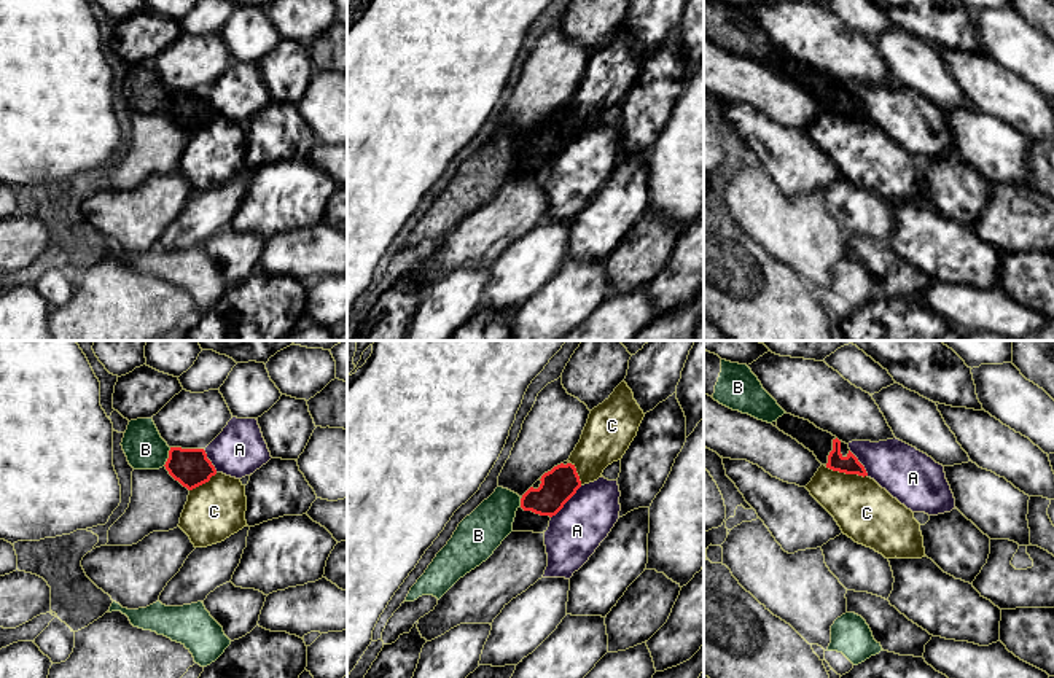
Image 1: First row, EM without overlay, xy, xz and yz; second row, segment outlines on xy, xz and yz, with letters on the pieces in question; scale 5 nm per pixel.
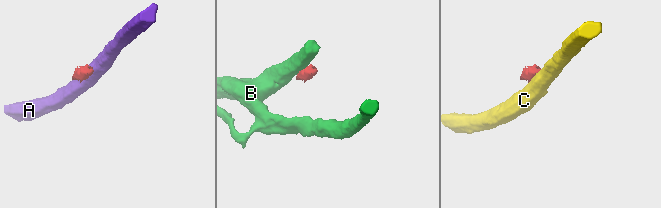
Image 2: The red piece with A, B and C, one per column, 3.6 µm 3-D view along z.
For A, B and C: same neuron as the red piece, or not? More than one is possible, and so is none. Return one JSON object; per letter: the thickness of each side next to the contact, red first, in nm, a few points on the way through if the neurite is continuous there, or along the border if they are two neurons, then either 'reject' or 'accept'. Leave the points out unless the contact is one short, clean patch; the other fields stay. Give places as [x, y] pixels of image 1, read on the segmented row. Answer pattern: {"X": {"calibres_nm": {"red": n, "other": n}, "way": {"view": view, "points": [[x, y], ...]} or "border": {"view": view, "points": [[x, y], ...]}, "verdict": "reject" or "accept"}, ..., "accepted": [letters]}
{"A": {"calibres_nm": {"red": 180, "other": 280}, "border": {"view": "xz", "points": [[581, 486], [551, 518]]}, "verdict": "reject"}, "B": {"calibres_nm": {"red": 190, "other": 200}, "border": {"view": "xy", "points": [[171, 448], [169, 457], [163, 465]]}, "verdict": "reject"}, "C": {"calibres_nm": {"red": 90, "other": 300}, "border": {"view": "yz", "points": [[825, 467], [835, 471], [866, 476]]}, "verdict": "reject"}, "accepted": []}

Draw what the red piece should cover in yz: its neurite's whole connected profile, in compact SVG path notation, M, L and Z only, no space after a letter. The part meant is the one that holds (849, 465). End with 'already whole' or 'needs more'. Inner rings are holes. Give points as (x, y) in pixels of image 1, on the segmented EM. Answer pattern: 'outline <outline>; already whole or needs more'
outline M783 414L777 419L777 428L809 449L826 468L845 474L868 476L865 466L850 452L849 444L817 428L809 420Z; needs more

